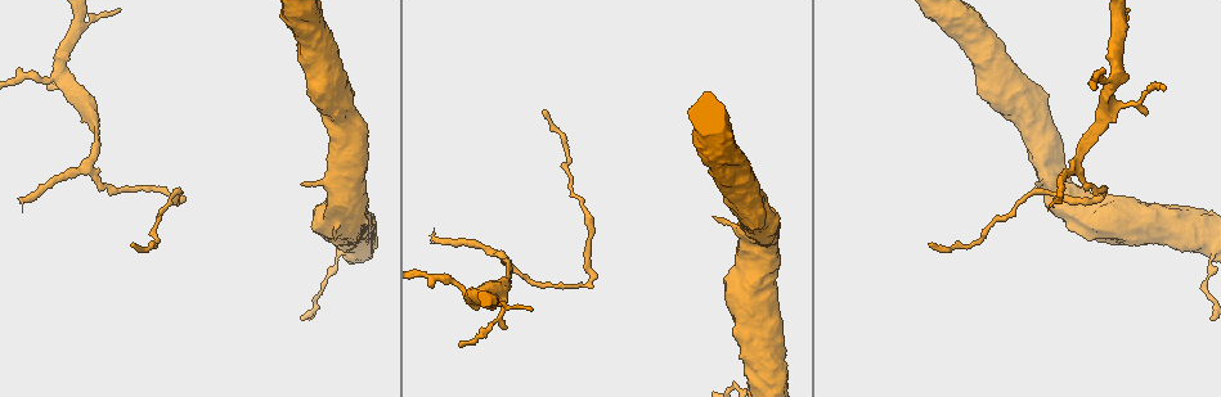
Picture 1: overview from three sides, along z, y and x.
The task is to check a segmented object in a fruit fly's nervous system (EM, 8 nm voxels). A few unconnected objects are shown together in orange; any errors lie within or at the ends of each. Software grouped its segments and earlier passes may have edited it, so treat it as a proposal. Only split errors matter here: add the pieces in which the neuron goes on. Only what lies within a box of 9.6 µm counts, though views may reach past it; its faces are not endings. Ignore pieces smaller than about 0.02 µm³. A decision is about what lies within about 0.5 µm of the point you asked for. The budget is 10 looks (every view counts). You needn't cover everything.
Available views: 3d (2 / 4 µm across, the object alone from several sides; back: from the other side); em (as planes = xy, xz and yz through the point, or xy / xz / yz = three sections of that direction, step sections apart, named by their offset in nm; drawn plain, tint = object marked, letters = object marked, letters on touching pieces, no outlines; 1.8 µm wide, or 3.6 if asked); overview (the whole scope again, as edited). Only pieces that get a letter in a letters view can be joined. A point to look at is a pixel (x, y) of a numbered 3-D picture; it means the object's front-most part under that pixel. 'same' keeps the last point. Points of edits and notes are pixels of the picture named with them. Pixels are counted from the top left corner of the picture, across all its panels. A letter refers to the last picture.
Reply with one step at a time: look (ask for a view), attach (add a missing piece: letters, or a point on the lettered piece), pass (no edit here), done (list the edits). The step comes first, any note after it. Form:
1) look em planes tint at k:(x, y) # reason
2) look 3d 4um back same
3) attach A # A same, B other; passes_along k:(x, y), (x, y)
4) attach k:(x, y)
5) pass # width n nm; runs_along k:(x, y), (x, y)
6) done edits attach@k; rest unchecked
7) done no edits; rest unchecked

look em planes letters at 1:(591, 282) # abrupt turn

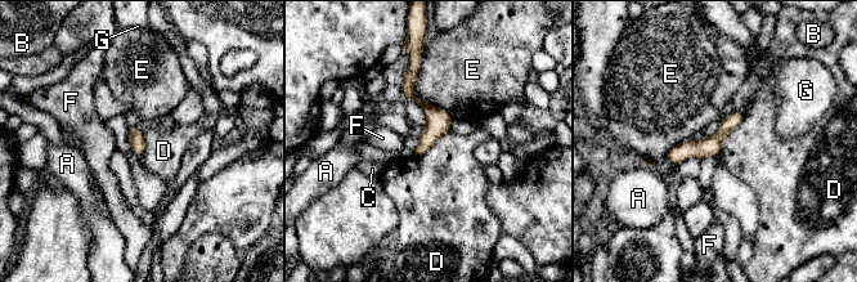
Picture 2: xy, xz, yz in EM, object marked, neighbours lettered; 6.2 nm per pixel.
pass # width 100 nm; A other, B other, C other, D other, E other, F other, G other; border 2:(743, 113), (716, 156); none of them fits

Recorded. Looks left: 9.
look em xy step 4 letters at 1:(546, 112)

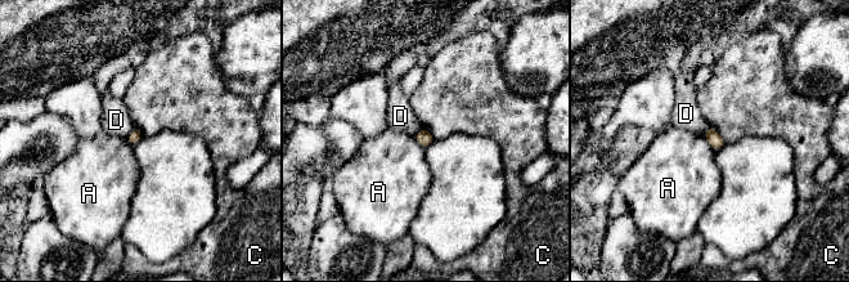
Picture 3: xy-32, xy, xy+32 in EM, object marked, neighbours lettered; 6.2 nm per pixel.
pass # A other, C other, D other; border 3:(710, 125), (726, 142); no lettered piece goes on from it

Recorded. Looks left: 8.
look em planes letters at 1:(302, 183) # branch stops here

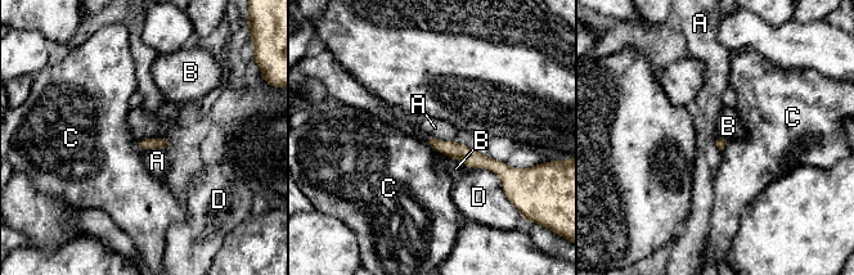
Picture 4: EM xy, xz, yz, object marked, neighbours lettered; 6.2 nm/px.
pass # A other, B other, C other, D other; no lettered piece goes on from it

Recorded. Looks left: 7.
look 3d 4um at 1:(1163, 91)

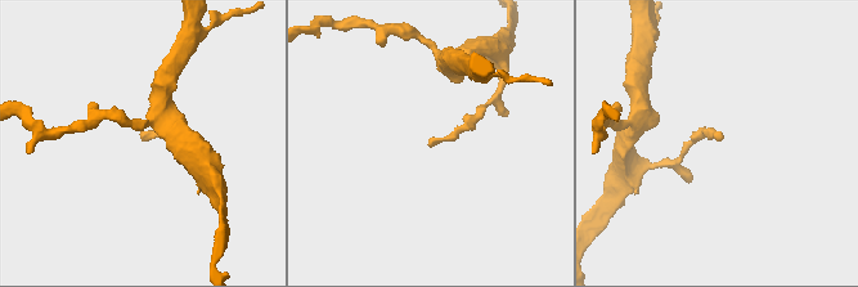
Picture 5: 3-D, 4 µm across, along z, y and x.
look em planes letters at 5:(719, 140) # shape alone is not enough

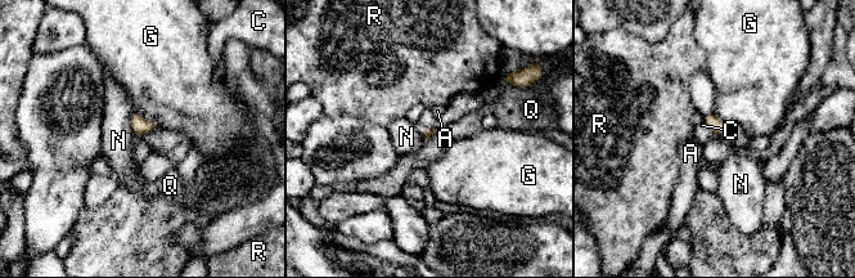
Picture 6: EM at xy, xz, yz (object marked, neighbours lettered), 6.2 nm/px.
pass # A other, C other, G other, N other, Q other, R other; border 6:(702, 122), (714, 134); none of them fits

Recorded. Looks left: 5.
done no edits; rest unchecked

